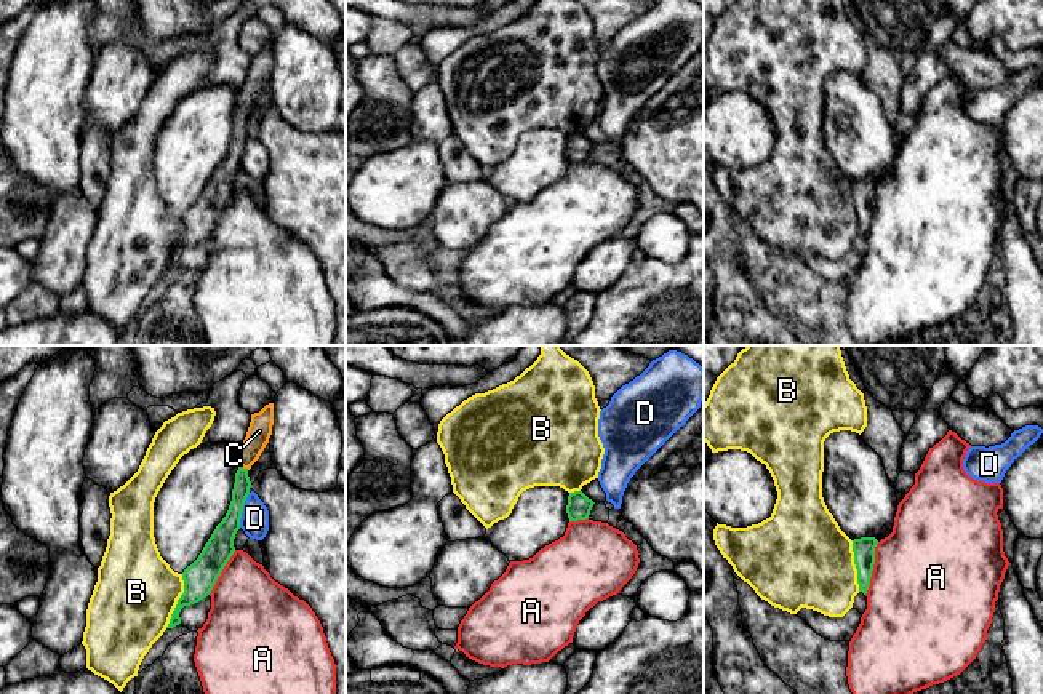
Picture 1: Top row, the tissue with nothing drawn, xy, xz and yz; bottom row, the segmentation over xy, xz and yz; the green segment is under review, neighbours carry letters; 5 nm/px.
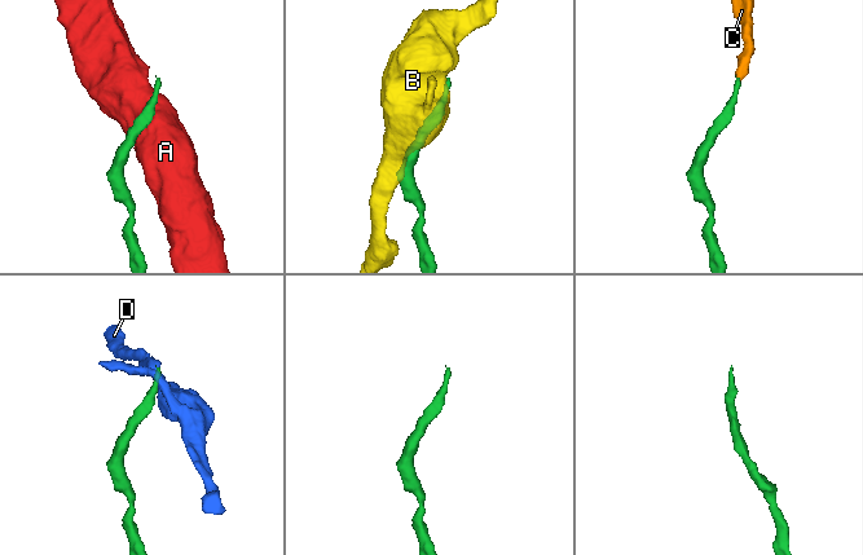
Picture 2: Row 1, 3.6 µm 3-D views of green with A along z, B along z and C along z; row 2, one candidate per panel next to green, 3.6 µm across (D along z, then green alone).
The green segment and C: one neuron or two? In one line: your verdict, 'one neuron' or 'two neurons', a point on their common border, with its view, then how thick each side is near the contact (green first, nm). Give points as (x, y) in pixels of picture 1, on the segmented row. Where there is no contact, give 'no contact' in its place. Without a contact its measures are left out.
one neuron; meets green in xy at (245, 469); 90 nm thick on the green side, 120 nm on the other

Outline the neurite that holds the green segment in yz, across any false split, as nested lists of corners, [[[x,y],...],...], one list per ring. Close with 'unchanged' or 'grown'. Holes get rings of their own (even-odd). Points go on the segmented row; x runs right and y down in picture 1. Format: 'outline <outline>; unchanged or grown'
outline [[[861,537],[853,540],[859,592],[862,592],[864,595],[867,593],[870,585],[870,577],[875,564],[877,544],[878,540],[875,537]]]; unchanged

